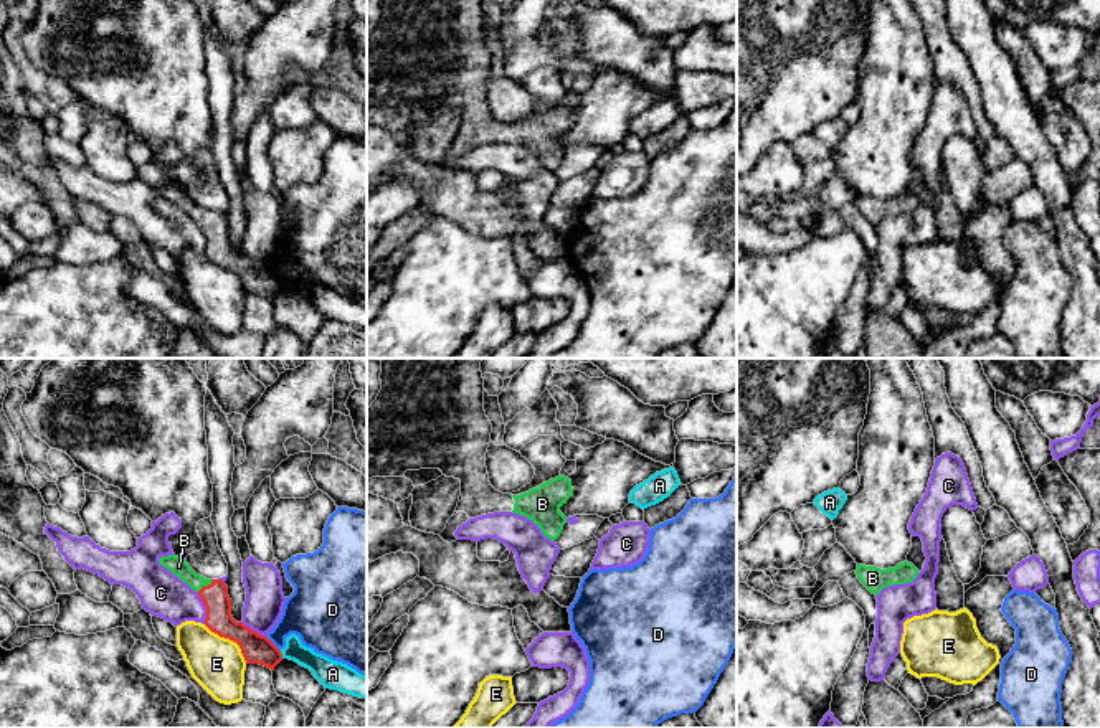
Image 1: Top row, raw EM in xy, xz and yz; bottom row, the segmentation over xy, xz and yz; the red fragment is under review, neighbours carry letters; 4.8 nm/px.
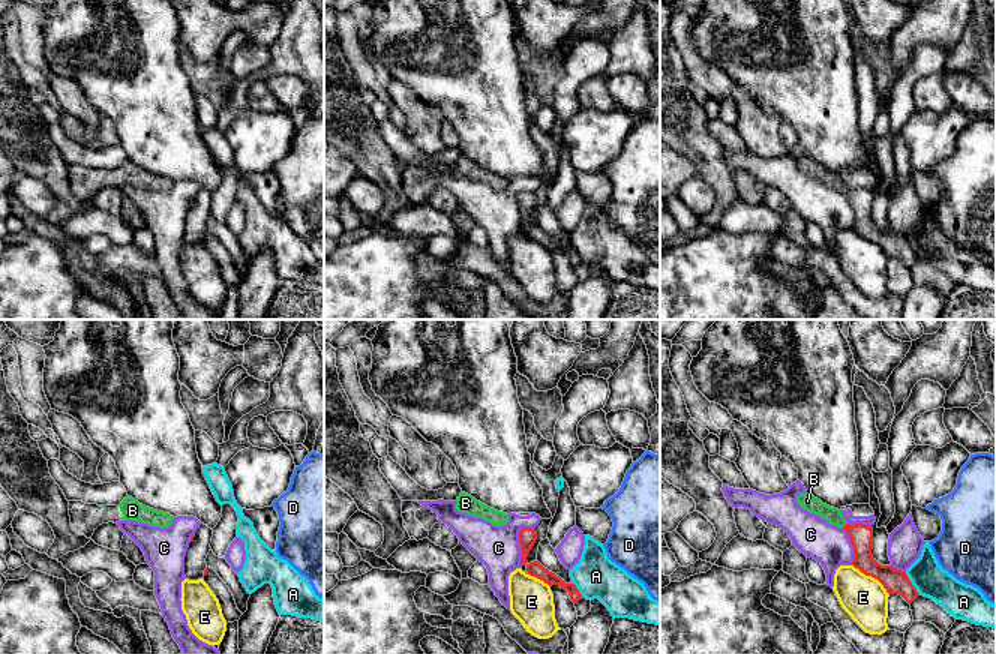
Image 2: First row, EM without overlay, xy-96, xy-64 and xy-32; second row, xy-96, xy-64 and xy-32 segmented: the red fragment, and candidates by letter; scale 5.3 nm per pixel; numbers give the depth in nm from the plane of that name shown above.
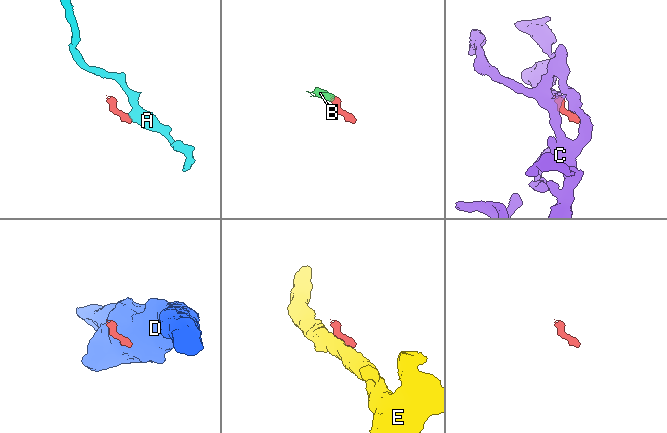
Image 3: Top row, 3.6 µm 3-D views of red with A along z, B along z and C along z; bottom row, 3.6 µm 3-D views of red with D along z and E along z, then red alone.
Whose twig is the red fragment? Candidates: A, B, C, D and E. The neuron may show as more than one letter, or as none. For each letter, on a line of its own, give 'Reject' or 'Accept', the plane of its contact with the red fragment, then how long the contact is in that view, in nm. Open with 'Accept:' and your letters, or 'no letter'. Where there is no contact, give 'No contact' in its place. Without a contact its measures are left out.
Accept: B
A: Reject. Touches red in xy. Shared border 40 nm
B: Accept. Touches red in xy. Shared border 100 nm
C: Reject. Touches red in xy. Shared border 160 nm
D: Reject. Touches red in xy. Shared border 120 nm
E: Reject. Touches red in xy. Shared border 280 nm

